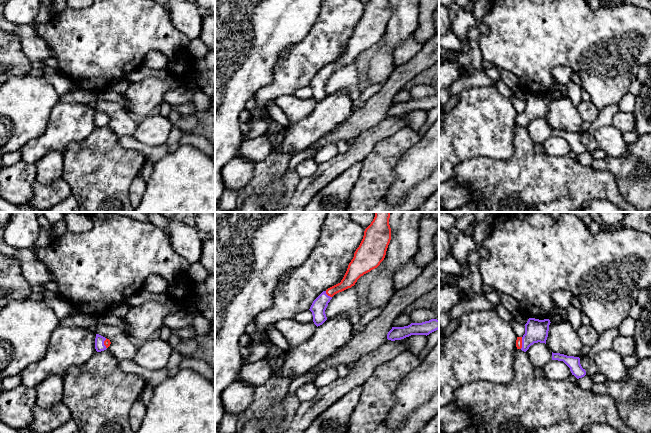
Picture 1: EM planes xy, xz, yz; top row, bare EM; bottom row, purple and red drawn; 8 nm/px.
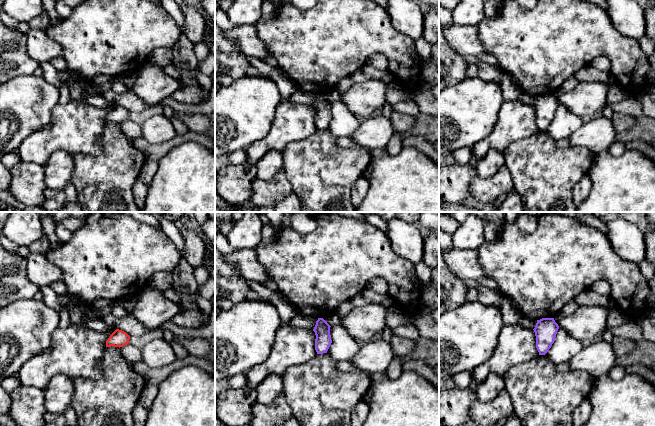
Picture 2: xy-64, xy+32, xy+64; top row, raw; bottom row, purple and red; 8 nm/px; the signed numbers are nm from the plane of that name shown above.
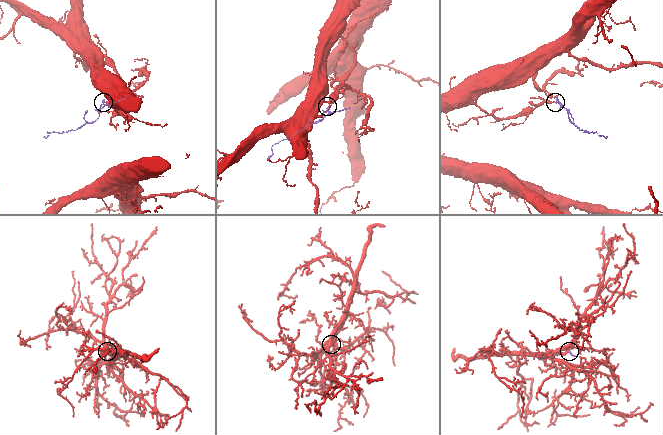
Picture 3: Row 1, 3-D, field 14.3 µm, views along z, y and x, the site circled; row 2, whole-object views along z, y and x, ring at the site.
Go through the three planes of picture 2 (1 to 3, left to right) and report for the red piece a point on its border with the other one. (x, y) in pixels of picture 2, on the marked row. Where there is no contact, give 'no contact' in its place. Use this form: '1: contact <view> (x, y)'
1: no contact
2: no contact
3: no contact

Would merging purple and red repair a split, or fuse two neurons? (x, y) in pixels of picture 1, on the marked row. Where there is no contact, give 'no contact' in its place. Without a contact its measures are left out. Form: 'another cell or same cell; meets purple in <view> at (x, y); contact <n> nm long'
same cell; meets purple in yz at (522, 343); contact 100 nm long

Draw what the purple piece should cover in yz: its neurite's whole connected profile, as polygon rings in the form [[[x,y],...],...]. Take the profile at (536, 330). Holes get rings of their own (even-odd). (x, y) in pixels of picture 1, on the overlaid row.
[[[529,318],[525,324],[525,334],[522,337],[517,337],[516,347],[526,352],[534,343],[545,343],[548,337],[549,319],[539,320]]]

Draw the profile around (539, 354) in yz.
[[[534,343],[526,353],[534,367],[542,368],[547,362],[552,360],[552,351],[545,343]]]

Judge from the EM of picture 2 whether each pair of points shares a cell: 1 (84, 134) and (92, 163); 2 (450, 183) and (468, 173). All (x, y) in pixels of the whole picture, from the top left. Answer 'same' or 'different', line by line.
1: different
2: same

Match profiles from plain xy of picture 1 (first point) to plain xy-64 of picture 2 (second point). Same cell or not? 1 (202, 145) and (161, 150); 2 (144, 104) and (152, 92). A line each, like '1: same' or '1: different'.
1: same
2: same

